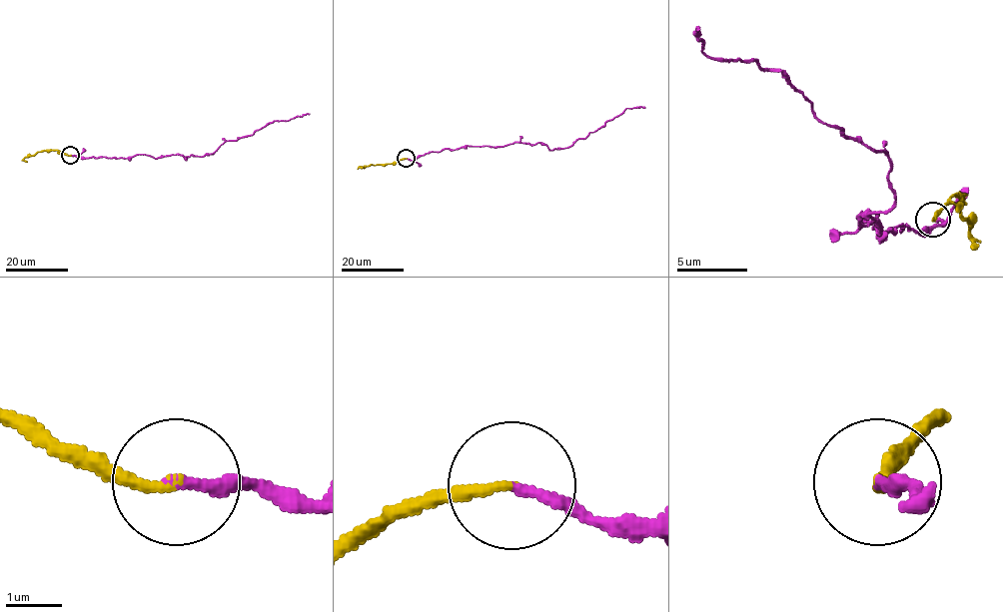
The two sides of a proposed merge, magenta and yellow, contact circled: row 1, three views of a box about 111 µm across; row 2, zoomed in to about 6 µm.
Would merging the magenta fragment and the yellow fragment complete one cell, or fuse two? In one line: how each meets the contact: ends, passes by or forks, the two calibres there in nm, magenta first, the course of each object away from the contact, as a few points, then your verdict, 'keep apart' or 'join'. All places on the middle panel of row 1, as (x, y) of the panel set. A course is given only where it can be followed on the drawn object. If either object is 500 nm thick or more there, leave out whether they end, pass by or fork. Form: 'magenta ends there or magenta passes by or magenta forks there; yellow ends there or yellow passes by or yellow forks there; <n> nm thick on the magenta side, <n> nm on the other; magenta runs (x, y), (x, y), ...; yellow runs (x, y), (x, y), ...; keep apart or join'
magenta ends there; yellow ends there; 200 nm thick on the magenta side, 200 nm on the other; magenta runs (406, 158), (415, 161), (445, 149), (519, 142), (539, 143), (549, 150), (566, 148), (625, 109), (645, 108); yellow runs (406, 158), (359, 167), (363, 168); join

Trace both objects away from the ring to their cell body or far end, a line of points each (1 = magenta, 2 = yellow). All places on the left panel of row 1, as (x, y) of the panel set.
1: (70, 155), (204, 156), (269, 123), (310, 114)
2: (70, 155), (58, 150), (41, 150), (25, 157), (23, 160), (27, 162)

